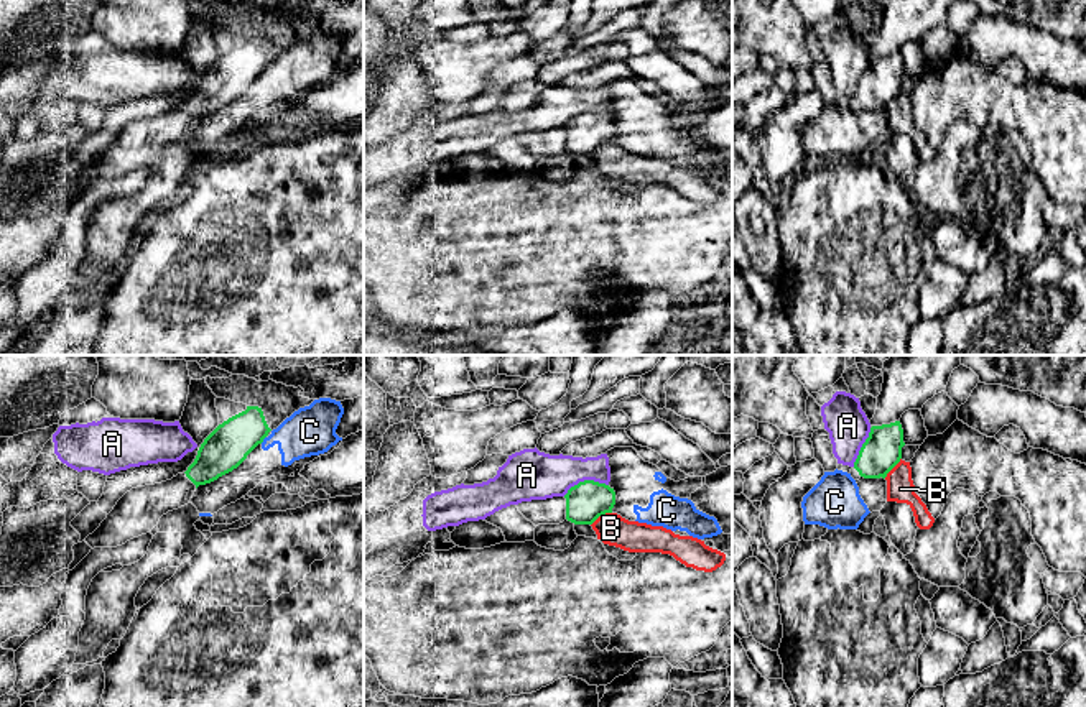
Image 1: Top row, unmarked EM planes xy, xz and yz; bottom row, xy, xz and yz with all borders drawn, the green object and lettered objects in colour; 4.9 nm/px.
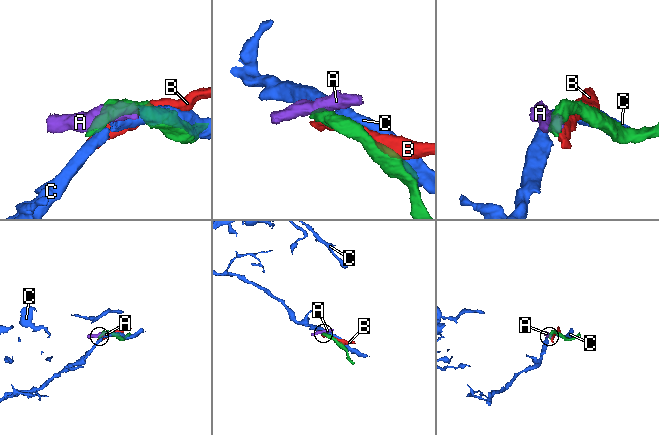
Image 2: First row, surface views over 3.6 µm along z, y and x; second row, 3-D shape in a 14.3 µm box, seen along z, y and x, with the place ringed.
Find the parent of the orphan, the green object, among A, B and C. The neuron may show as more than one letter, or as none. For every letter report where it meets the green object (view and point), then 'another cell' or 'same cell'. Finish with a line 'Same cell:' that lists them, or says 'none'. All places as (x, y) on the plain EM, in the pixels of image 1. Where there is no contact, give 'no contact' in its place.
A: meets green in xz at (584, 112); another cell
B: meets green in xz at (601, 147); another cell
C: meets green in xy at (264, 69); another cell
Same cell: none

